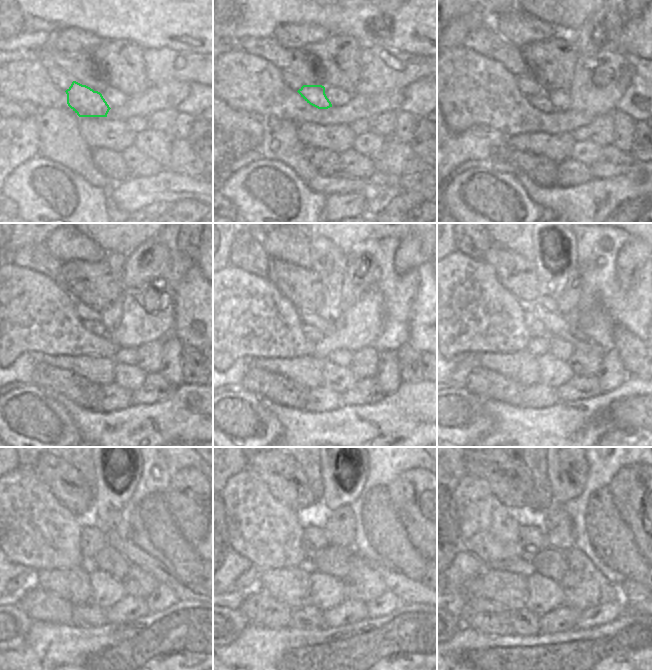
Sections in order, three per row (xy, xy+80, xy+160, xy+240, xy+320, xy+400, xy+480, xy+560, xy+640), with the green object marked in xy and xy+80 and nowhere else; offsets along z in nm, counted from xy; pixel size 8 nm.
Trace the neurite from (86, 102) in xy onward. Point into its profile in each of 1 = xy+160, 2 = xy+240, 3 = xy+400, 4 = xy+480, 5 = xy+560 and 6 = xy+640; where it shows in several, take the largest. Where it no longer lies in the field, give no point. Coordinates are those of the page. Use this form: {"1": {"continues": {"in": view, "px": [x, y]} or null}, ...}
{"1": {"continues": {"in": "xy+160", "px": [541, 99]}}, "2": {"continues": {"in": "xy+240", "px": [93, 325]}}, "3": {"continues": {"in": "xy+400", "px": [545, 323]}}, "4": {"continues": {"in": "xy+480", "px": [93, 539]}}, "5": {"continues": {"in": "xy+560", "px": [314, 540]}}, "6": {"continues": {"in": "xy+640", "px": [532, 540]}}}

